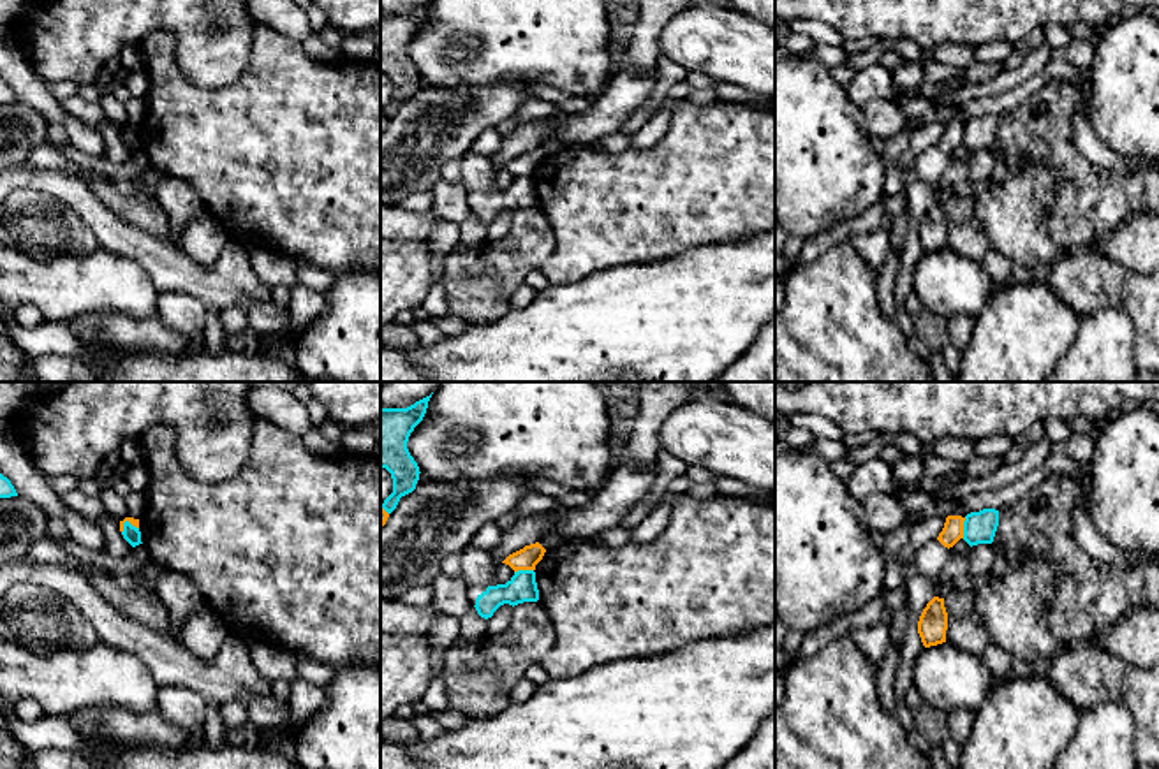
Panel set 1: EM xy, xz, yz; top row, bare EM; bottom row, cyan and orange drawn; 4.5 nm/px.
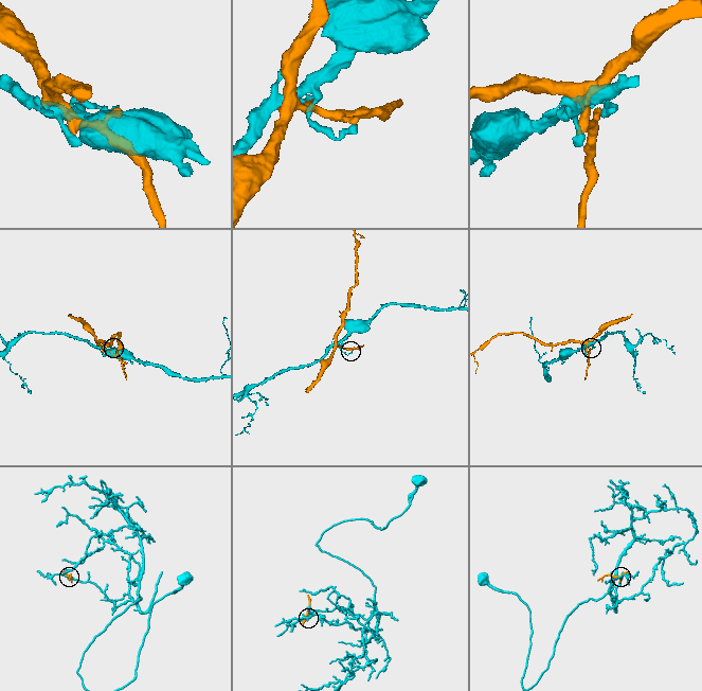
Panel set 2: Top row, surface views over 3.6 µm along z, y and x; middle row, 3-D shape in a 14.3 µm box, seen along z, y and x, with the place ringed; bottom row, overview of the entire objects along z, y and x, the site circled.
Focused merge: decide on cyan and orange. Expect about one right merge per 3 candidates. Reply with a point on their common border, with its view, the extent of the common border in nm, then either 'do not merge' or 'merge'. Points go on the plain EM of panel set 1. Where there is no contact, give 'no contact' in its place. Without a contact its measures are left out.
yz (964, 134) | 100 nm | do not merge

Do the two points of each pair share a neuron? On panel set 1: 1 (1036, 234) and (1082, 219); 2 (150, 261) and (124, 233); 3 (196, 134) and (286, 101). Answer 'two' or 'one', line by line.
1: one
2: one
3: one

